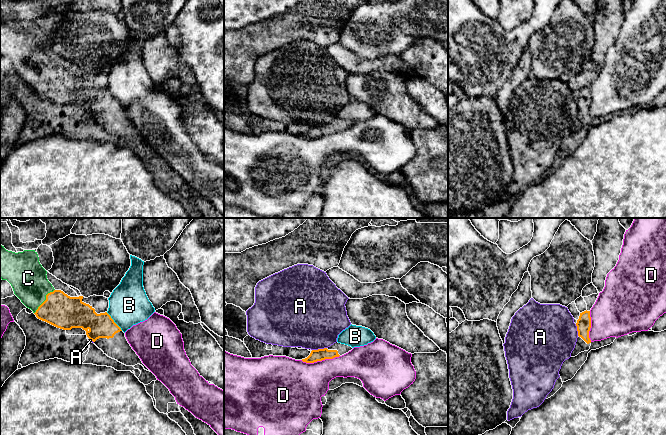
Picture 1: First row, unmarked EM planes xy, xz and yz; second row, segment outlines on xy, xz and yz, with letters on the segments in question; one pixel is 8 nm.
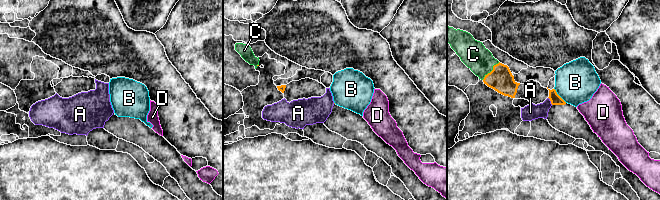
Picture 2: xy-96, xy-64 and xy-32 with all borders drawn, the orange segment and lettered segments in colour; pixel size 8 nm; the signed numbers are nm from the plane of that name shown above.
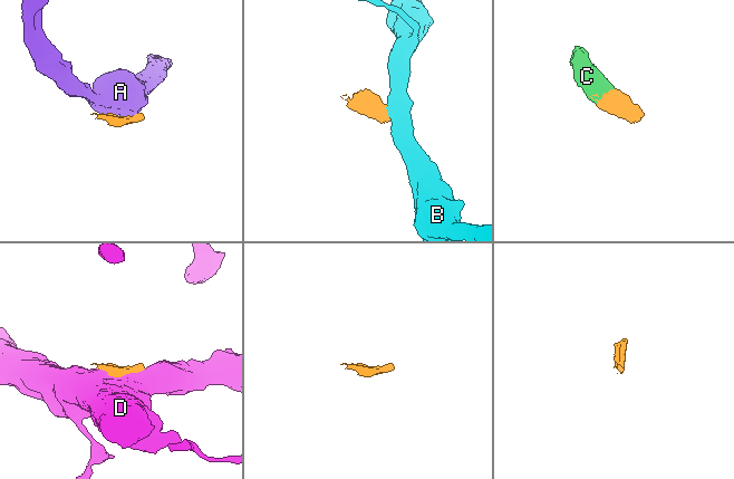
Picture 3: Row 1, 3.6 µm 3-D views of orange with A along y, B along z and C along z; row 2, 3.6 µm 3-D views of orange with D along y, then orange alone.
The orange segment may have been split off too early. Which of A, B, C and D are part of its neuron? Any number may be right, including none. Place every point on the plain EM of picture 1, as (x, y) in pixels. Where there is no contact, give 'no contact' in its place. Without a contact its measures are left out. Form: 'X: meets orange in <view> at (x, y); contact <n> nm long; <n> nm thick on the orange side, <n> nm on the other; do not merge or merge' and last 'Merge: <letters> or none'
A: meets orange in xz at (319, 125); contact 120 nm long; 100 nm thick on the orange side, 480 nm on the other; do not merge
B: meets orange in xy at (113, 97); contact 200 nm long; 190 nm thick on the orange side, 320 nm on the other; do not merge
C: meets orange in xy at (45, 76); contact 260 nm long; 280 nm thick on the orange side, 300 nm on the other; merge
D: meets orange in xz at (320, 136); contact 320 nm long; 100 nm thick on the orange side, 360 nm on the other; do not merge
Merge: C

